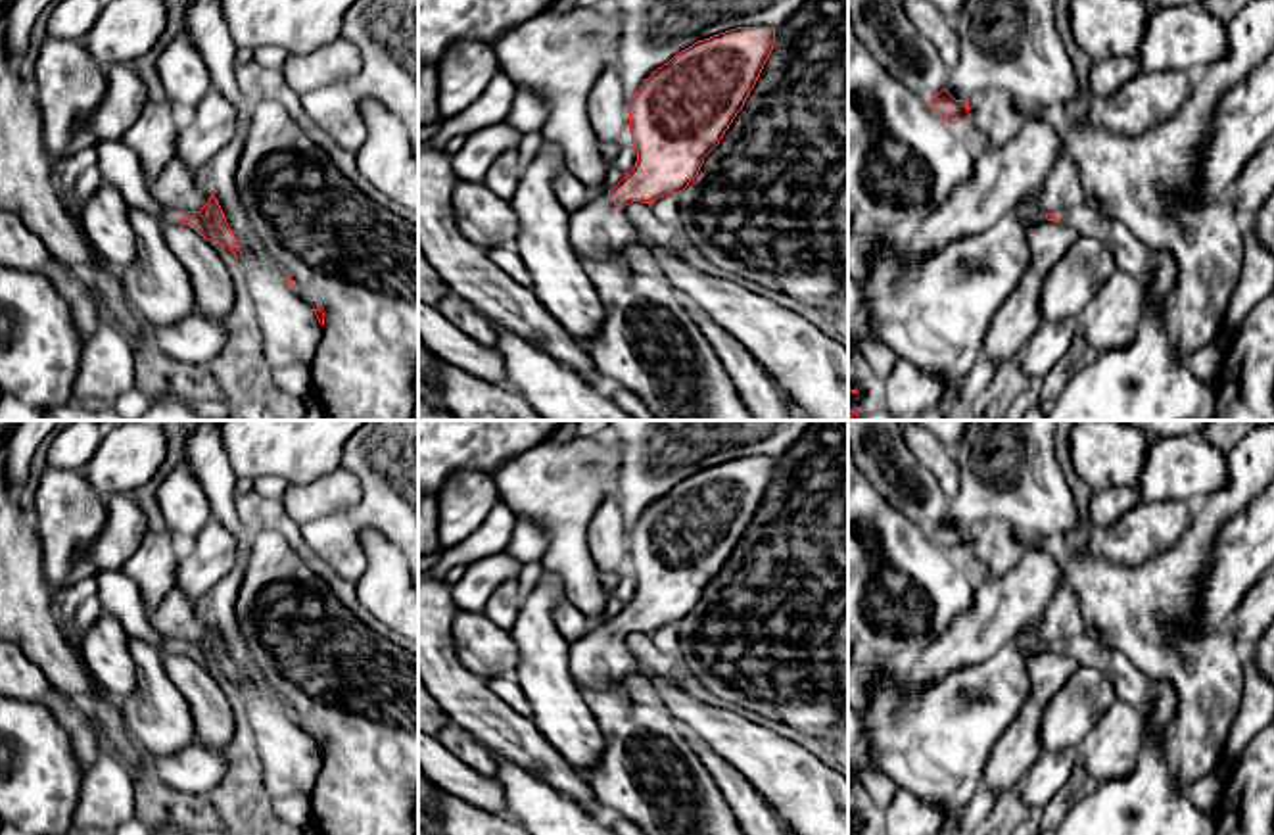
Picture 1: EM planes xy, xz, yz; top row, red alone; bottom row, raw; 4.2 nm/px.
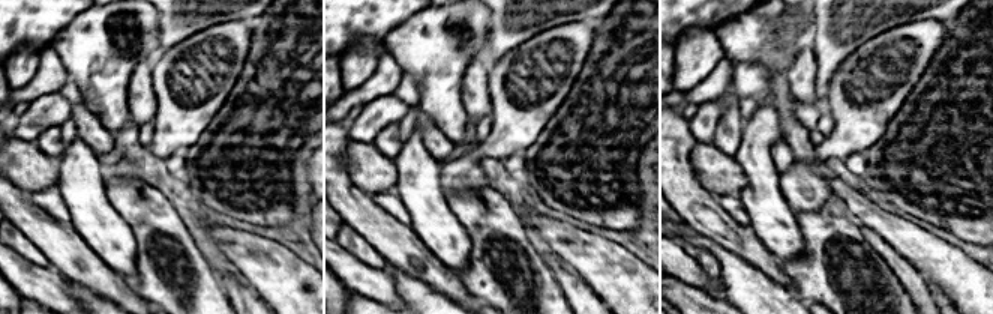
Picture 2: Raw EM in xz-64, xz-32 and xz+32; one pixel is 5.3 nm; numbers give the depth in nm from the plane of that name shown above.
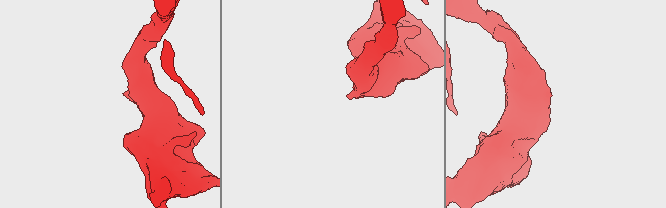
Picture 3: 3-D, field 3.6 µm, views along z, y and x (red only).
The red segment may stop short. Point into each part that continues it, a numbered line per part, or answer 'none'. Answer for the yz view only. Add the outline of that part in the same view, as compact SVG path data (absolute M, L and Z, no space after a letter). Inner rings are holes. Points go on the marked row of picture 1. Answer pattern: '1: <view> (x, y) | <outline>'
1: yz (1132, 256) | M1073 203L1055 211L1055 215L1057 223L1076 230L1080 236L1096 238L1109 246L1115 255L1117 269L1134 274L1144 286L1147 286L1153 274L1151 250L1121 221L1107 217L1086 203Z

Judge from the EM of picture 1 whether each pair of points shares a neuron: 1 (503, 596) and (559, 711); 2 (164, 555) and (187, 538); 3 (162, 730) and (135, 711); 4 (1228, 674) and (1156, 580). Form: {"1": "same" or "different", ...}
{"1": "different", "2": "different", "3": "same", "4": "same"}

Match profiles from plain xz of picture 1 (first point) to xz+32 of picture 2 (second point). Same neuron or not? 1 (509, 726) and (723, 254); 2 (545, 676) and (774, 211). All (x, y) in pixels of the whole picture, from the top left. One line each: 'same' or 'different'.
1: different
2: same

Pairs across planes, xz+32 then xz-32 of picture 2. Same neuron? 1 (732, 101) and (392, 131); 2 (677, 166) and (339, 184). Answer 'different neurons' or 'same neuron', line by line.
1: same neuron
2: same neuron

